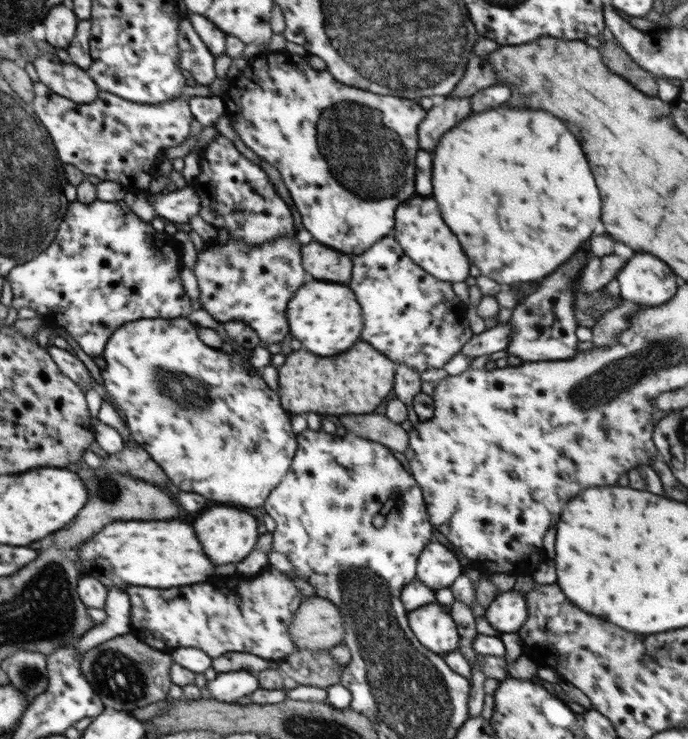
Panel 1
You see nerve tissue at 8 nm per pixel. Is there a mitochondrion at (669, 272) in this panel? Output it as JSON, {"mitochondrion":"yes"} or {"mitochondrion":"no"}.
{"mitochondrion":"no"}

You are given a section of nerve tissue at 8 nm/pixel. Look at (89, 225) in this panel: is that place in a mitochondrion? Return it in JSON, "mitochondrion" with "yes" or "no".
{"mitochondrion":"no"}

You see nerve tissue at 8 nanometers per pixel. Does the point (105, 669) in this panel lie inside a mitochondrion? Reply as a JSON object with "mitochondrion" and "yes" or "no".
{"mitochondrion":"yes"}

